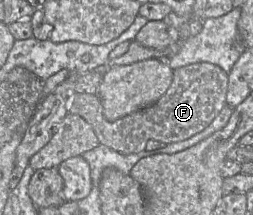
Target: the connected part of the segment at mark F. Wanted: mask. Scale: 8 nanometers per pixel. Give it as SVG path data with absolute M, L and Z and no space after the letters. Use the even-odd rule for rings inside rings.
M200 62L173 70L173 81L157 102L116 121L106 120L97 94L75 93L68 112L88 122L100 144L121 154L136 154L145 150L149 140L171 144L203 131L227 104L227 88L228 74L222 68L209 62Z

